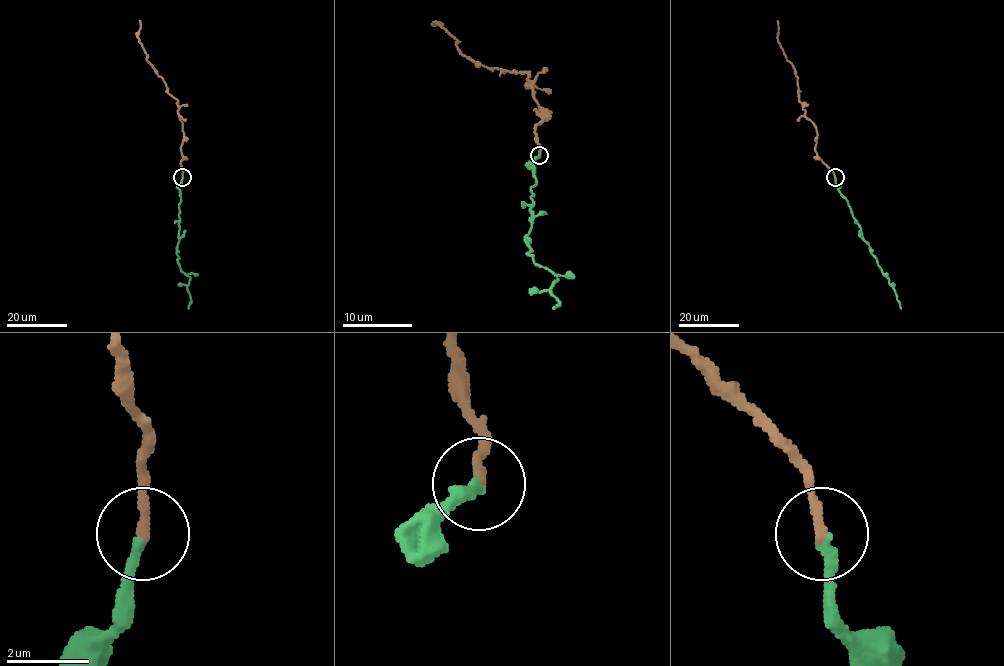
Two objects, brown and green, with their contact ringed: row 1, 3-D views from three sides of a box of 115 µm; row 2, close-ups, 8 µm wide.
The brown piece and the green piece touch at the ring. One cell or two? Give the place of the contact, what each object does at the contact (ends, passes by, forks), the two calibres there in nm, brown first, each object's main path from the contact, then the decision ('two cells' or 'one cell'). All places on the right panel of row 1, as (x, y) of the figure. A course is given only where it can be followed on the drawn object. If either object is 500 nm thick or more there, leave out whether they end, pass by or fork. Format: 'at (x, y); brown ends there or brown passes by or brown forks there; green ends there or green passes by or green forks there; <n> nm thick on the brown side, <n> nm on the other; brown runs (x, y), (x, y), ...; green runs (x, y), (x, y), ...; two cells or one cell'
at (835, 177); brown ends there; green ends there; 260 nm thick on the brown side, 280 nm on the other; brown runs (834, 177), (815, 150), (817, 132), (805, 116), (799, 100), (794, 66), (777, 41), (777, 21); green runs (834, 177), (838, 190), (860, 227), (862, 239), (892, 287), (900, 309); one cell

